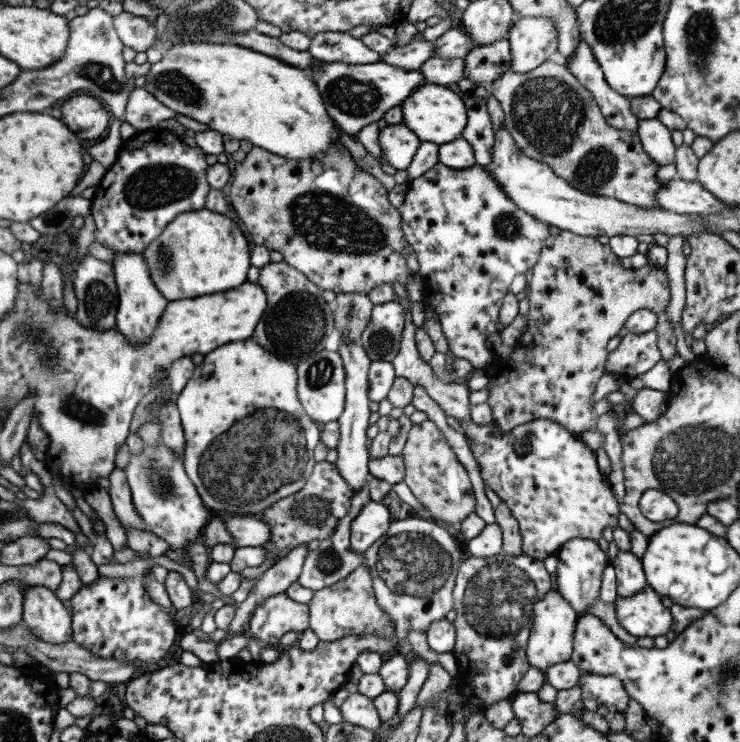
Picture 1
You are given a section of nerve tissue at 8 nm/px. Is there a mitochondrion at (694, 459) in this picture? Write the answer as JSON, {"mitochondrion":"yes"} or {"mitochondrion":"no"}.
{"mitochondrion":"yes"}

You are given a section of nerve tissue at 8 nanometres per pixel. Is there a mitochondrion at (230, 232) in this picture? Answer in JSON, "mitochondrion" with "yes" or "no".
{"mitochondrion":"no"}

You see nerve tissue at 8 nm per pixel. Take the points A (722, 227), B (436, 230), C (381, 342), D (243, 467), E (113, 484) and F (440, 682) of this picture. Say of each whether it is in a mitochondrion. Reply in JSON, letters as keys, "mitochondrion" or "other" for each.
{"A":"other","B":"other","C":"mitochondrion","D":"mitochondrion","E":"other","F":"other"}

